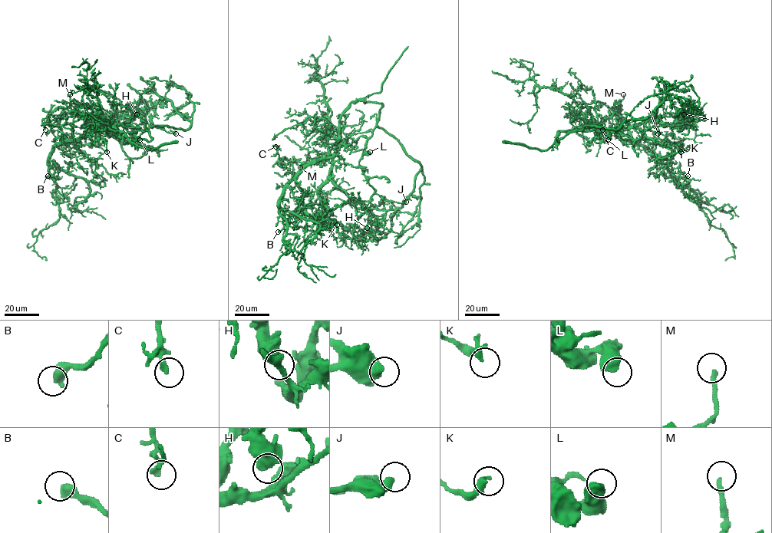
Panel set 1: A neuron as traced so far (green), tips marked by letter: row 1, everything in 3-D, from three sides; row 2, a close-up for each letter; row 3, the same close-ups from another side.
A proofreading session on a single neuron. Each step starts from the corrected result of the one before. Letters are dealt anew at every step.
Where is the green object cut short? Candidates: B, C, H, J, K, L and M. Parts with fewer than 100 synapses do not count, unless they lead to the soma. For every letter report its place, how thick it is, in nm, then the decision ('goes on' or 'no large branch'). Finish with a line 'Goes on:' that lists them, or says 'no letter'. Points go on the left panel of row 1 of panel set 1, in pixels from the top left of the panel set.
B: at (47, 176); 500 nm thick; no large branch
C: at (45, 129); 240 nm thick; no large branch
H: at (136, 114); 460 nm thick; no large branch
J: at (176, 133); 550 nm thick; no large branch
K: at (107, 152); 300 nm thick; no large branch
L: at (140, 139); 550 nm thick; no large branch
M: at (70, 94); 220 nm thick; no large branch
Goes on: no letter

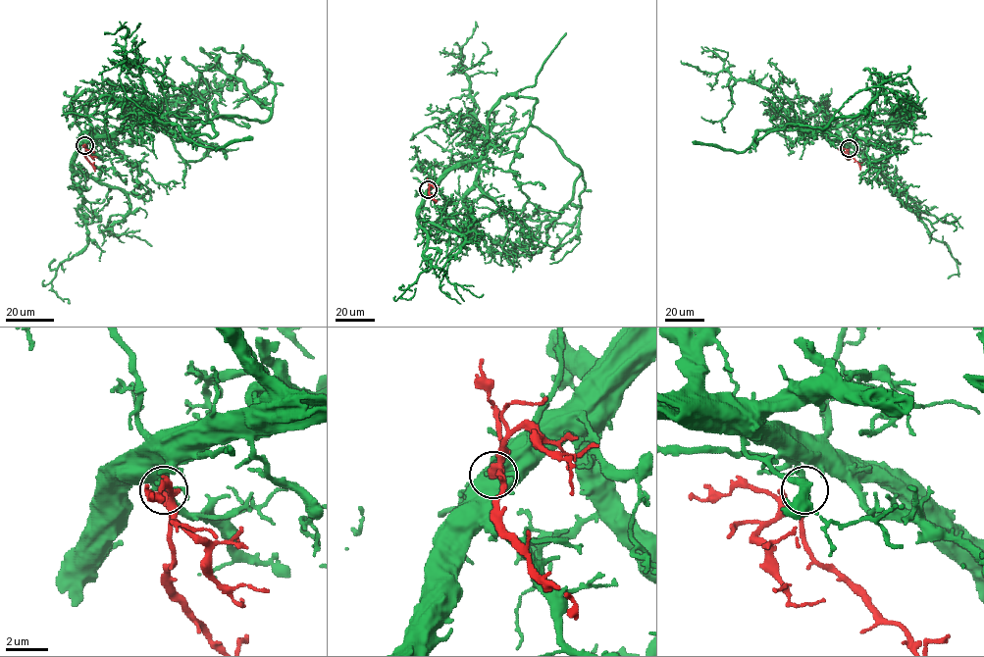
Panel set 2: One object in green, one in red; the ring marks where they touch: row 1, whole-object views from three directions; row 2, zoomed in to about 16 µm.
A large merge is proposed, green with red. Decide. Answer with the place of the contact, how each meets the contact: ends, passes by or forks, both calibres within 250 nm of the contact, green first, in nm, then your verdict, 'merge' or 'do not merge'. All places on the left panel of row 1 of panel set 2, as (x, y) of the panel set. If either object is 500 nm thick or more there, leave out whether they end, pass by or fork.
place (84, 145); green passes by; red ends; calibres 260 and 420 nm; merge

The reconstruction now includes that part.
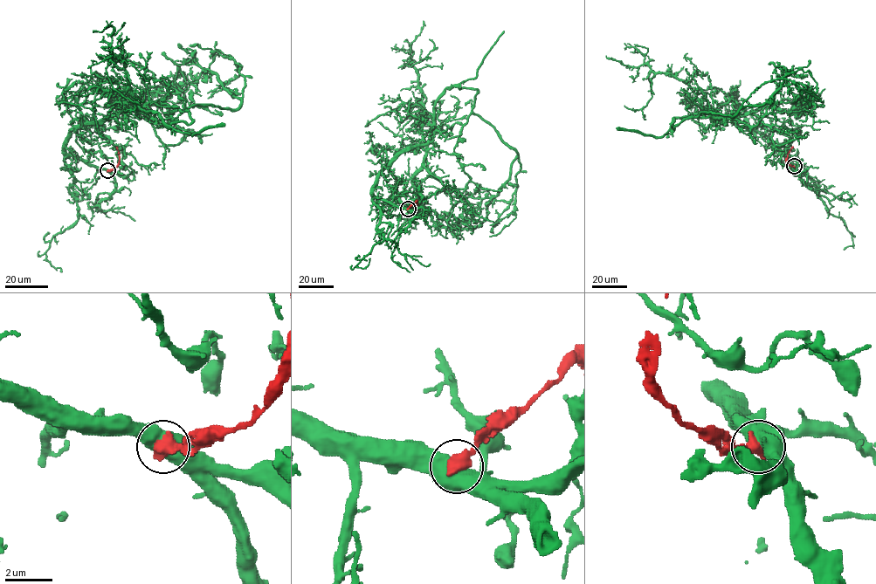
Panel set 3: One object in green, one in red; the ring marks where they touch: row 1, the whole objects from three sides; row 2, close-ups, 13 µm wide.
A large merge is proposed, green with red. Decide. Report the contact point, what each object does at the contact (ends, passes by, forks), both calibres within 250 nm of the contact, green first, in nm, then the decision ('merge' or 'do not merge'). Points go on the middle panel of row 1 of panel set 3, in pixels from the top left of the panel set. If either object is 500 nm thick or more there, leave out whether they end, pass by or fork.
at (408, 209); 800 nm thick on the green side, 600 nm on the other; do not merge

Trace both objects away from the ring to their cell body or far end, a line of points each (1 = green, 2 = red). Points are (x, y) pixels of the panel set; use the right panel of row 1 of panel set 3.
1: (794, 166), (762, 133), (699, 114), (734, 115), (762, 85), (801, 69), (816, 83), (811, 92)
2: (794, 166), (786, 161), (788, 153), (793, 147)

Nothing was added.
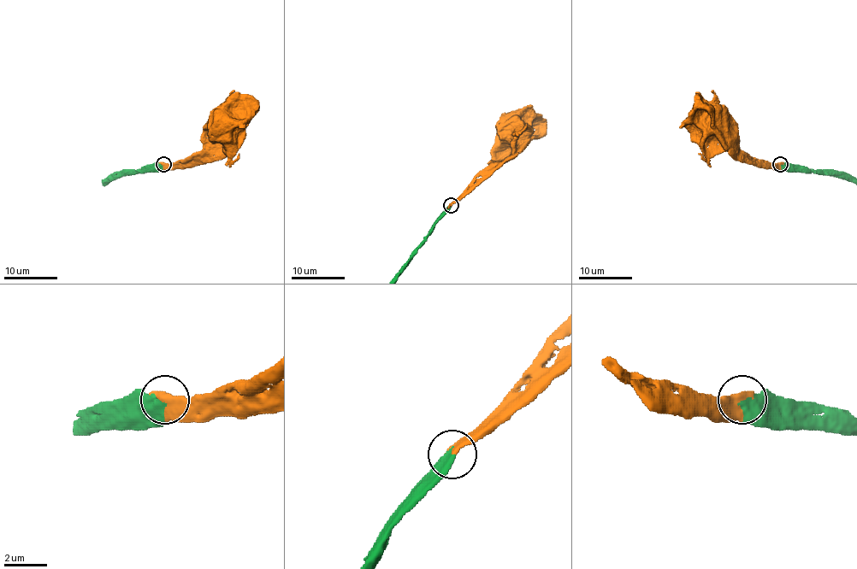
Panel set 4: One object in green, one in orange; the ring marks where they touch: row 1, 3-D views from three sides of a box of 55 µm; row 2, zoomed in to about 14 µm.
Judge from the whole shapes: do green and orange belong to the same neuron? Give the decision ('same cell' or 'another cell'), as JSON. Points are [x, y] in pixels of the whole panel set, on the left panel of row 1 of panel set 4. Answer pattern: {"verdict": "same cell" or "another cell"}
{"verdict": "same cell"}

